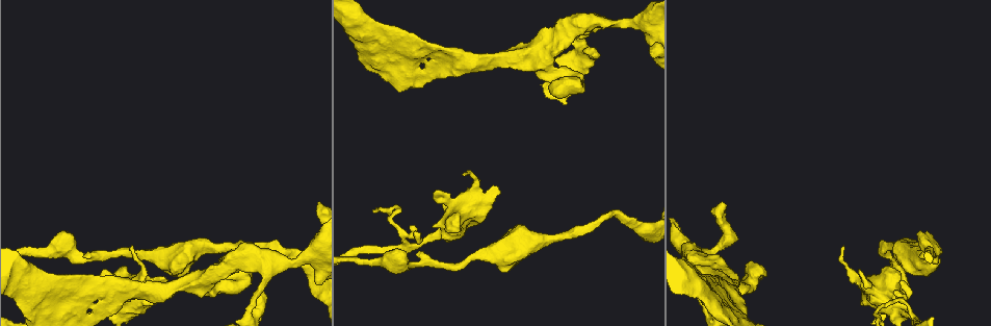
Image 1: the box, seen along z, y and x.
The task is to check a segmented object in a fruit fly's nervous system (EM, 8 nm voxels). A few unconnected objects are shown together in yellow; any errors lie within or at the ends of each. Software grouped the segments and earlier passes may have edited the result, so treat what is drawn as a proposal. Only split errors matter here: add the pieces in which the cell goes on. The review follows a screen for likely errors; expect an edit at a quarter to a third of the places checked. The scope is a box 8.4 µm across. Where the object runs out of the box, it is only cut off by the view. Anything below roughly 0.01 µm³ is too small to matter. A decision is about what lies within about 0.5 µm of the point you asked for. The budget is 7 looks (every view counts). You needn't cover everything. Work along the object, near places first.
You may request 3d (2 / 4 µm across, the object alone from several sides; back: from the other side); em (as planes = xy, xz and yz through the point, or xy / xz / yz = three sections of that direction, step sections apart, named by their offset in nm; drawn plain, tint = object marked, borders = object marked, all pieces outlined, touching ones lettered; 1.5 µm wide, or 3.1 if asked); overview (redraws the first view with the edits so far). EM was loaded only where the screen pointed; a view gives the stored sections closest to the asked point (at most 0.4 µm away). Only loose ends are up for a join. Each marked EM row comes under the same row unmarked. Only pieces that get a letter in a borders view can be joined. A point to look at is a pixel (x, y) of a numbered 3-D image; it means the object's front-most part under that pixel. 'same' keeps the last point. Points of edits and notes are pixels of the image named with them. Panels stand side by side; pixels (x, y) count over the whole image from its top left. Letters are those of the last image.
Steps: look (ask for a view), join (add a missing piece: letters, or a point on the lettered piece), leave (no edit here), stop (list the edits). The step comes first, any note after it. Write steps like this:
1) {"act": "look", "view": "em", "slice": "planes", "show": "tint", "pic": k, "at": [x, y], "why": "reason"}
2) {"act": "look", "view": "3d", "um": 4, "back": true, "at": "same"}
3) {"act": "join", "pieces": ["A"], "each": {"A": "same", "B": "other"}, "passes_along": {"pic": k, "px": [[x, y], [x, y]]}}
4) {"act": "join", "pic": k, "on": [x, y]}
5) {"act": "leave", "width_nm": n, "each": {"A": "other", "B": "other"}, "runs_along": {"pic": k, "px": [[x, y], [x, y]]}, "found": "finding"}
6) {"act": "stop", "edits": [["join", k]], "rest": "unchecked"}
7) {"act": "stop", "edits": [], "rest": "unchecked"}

{"act": "look", "view": "3d", "um": 2, "pic": 1, "at": [163, 278], "why": "an open end"}

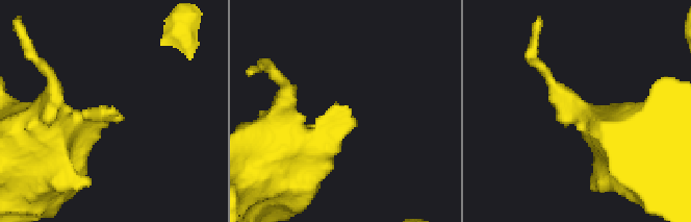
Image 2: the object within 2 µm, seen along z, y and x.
{"act": "look", "view": "em", "slice": "xz", "step": 4, "show": "tint", "pic": 2, "at": [116, 111]}

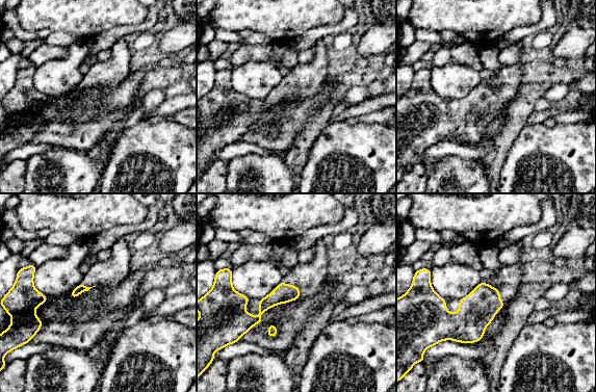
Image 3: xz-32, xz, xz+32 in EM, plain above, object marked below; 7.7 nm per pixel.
{"act": "look", "view": "em", "slice": "planes", "show": "borders", "at": "same", "why": "another direction"}

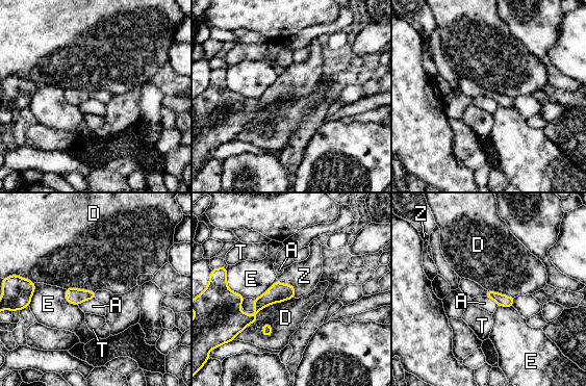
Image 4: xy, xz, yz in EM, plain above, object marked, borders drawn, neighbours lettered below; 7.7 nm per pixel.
{"act": "join", "pieces": ["Z"], "longest_contact_nm": ["D", 550], "each": {"A": "other", "D": "other", "E": "other", "T": "other", "Z": "same"}, "found": "the cell continues"}

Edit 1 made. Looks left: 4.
{"act": "look", "view": "em", "slice": "yz", "step": 8, "show": "tint", "pic": 1, "at": [596, 55], "why": "free end"}

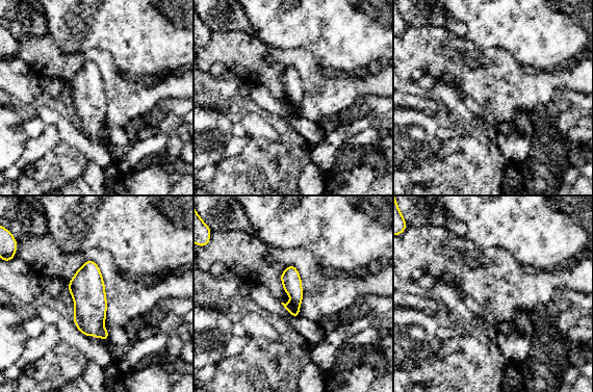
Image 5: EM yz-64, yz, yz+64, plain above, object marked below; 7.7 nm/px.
{"act": "look", "view": "em", "slice": "planes", "show": "borders", "at": "same", "why": "cut it another way"}

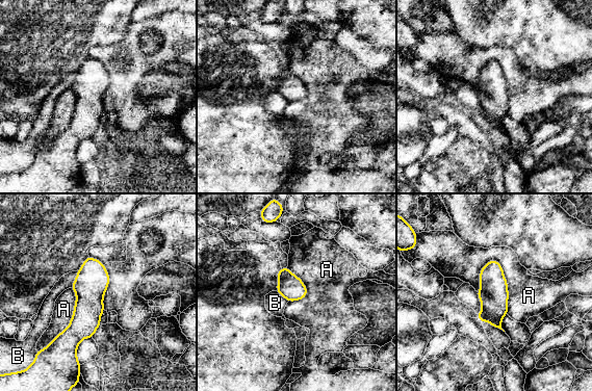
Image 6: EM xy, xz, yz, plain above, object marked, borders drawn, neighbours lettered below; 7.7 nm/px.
{"act": "leave", "each": {"A": "other", "B": "other"}, "found": "no lettered piece goes on from it"}

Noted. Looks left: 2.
{"act": "look", "view": "3d", "um": 2, "pic": 1, "at": [709, 274], "why": "branch stops here"}

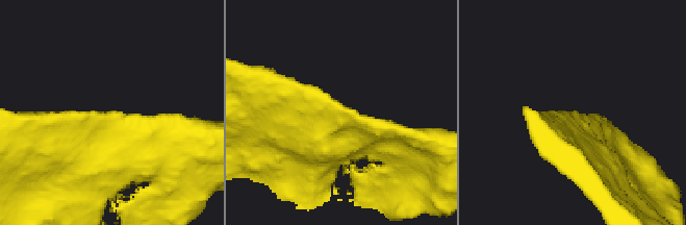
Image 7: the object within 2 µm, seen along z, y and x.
{"act": "look", "view": "em", "slice": "xz", "step": 4, "show": "borders", "pic": 7, "at": [344, 107], "why": "need the tissue"}

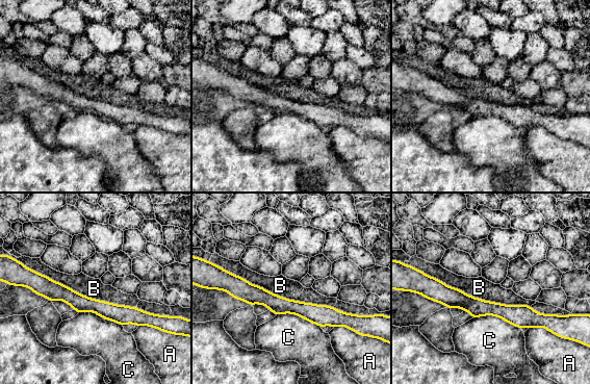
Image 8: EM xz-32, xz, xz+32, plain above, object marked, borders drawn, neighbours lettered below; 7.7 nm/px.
{"act": "leave", "each": {"A": "other", "B": "other", "C": "other"}, "border": {"pic": 8, "px": [[18, 260], [90, 298], [135, 307]]}, "found": "no lettered piece goes on from it"}

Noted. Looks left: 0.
{"act": "stop", "edits": [["join", 4]], "rest": "unchecked"}

